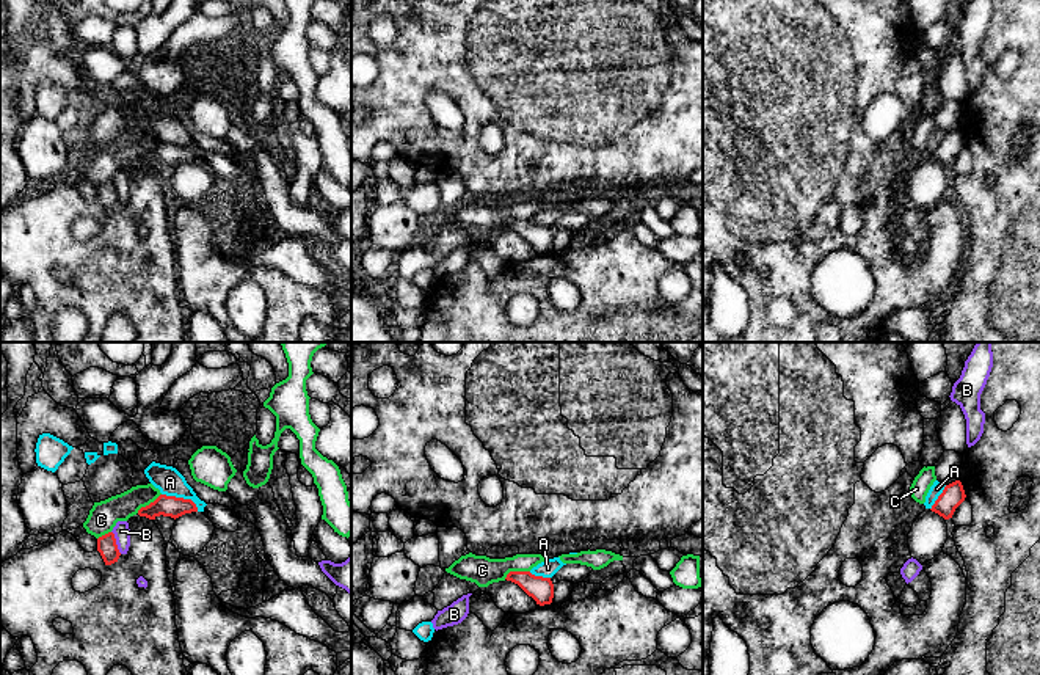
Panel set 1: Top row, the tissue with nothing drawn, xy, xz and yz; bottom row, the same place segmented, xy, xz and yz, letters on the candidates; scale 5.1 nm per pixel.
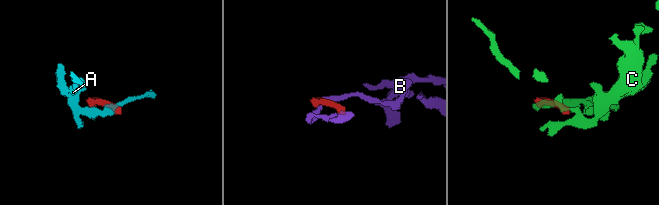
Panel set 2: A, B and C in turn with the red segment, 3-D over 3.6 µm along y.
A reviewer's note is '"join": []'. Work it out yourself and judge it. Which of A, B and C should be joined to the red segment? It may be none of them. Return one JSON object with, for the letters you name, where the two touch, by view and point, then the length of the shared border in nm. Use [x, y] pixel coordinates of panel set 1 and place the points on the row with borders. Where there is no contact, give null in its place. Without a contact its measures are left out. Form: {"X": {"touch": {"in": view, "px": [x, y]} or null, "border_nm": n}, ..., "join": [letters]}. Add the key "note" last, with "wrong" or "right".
{"join": [], "note": "right"}

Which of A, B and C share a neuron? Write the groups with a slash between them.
A C / B

